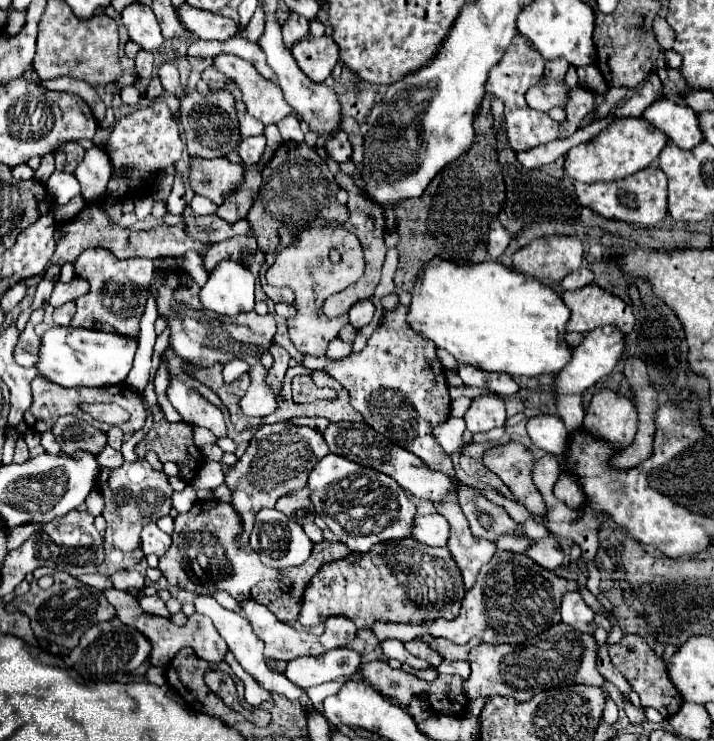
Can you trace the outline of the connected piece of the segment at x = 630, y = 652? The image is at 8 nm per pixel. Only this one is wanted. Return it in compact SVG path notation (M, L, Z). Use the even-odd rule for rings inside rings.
M638 635L622 637L616 645L610 647L610 659L612 659L612 665L628 679L632 689L640 695L640 701L644 707L658 709L664 719L670 719L680 709L682 697L680 697L678 689L674 687L674 683L670 681L662 657L658 657L642 637L638 637Z

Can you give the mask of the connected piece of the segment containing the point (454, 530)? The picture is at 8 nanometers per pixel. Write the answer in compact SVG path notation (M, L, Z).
M450 493L450 497L444 497L434 507L450 523L450 541L446 547L448 547L450 555L454 557L454 561L460 569L464 587L468 589L468 587L472 587L480 567L494 557L496 547L492 541L478 539L470 533L468 521L466 521L466 517L458 505L458 499L454 499L454 493Z

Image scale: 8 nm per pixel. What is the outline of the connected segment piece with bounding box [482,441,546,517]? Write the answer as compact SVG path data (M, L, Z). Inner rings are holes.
M510 441L504 445L490 447L484 451L482 463L506 483L516 501L522 503L530 513L534 513L536 517L546 515L544 499L538 489L534 489L530 477L534 459L530 451L524 449L524 445Z

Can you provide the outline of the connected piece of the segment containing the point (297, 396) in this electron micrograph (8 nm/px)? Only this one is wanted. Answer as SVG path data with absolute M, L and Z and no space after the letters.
M296 377L292 381L292 397L296 403L310 403L316 399L334 399L336 391L316 387L310 377Z

